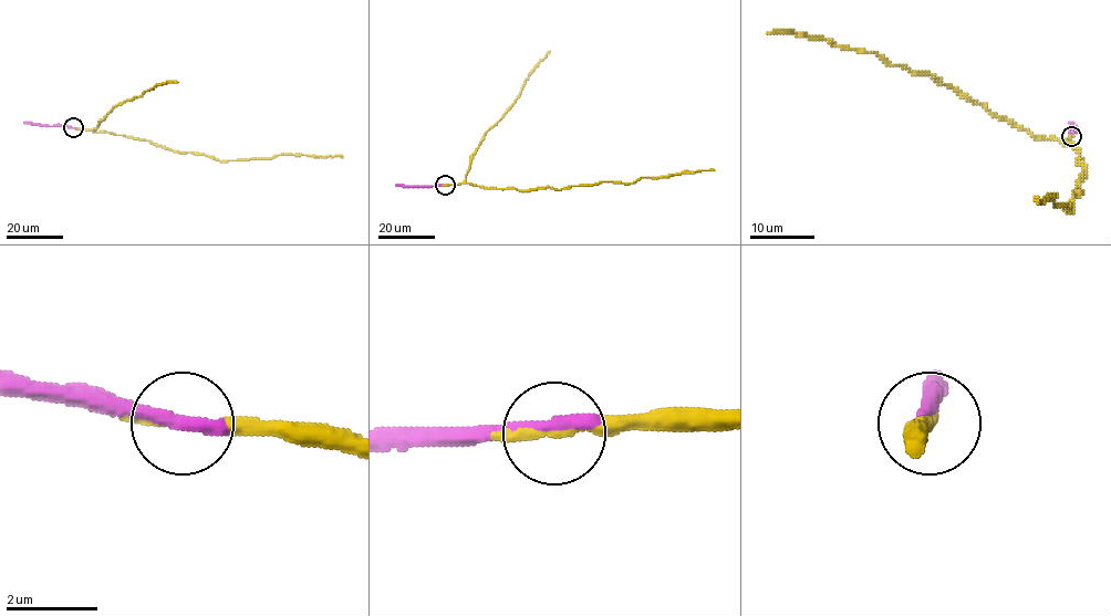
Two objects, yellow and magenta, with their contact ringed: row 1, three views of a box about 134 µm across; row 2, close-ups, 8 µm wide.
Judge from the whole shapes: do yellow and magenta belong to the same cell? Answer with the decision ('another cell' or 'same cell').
same cell

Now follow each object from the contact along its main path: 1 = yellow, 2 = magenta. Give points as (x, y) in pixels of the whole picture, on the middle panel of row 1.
1: (445, 185), (467, 183), (486, 188), (561, 189), (715, 170)
2: (445, 185), (395, 185)

